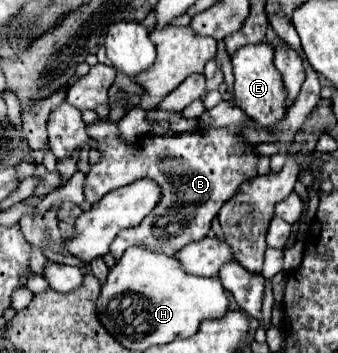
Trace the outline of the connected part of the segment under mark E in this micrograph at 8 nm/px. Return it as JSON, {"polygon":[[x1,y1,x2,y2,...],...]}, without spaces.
{"polygon":[[267,42,247,44,231,54,233,74,235,74,235,104,259,126,277,124,285,116,285,90,277,68,273,66,273,48]]}

